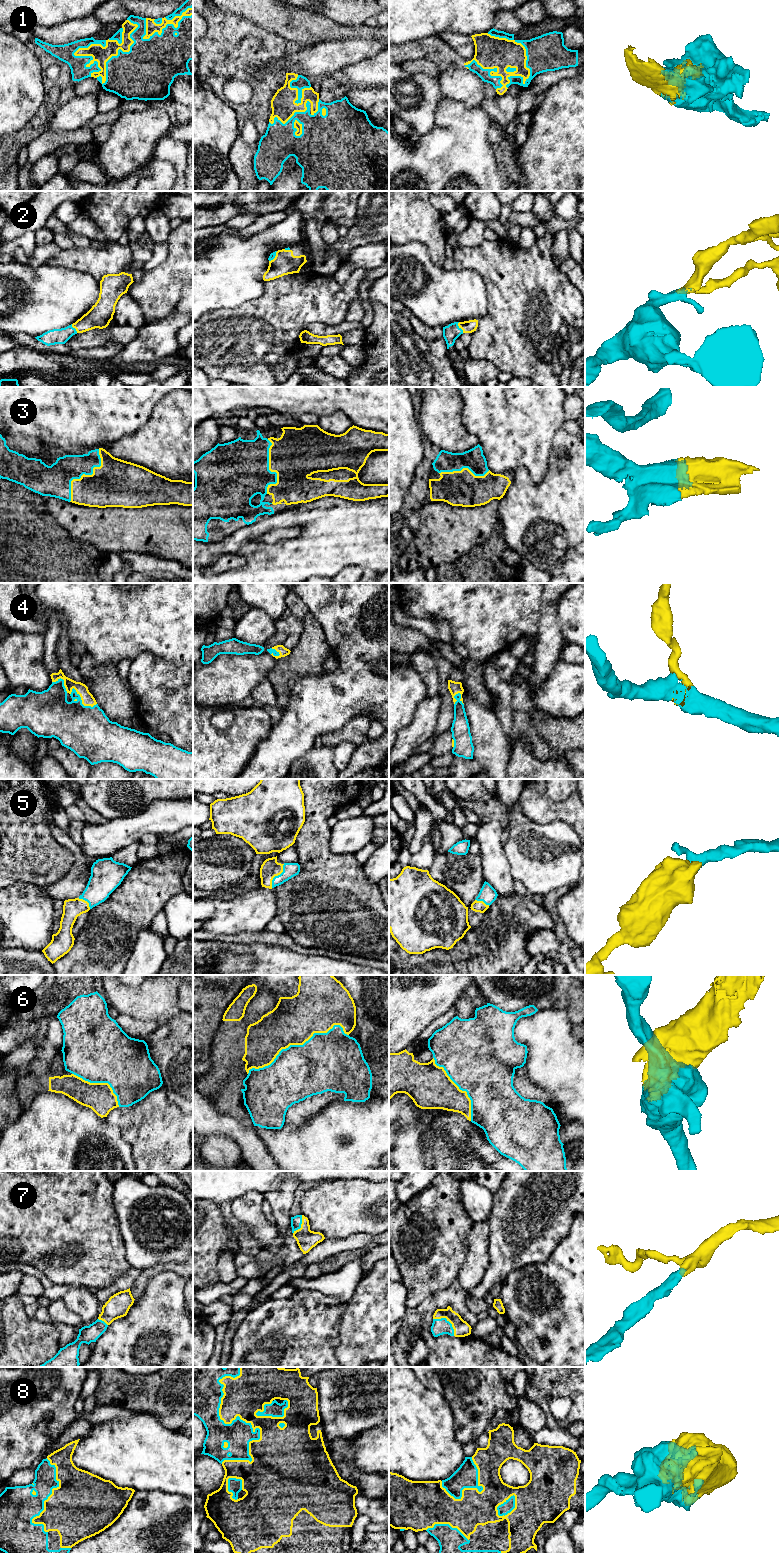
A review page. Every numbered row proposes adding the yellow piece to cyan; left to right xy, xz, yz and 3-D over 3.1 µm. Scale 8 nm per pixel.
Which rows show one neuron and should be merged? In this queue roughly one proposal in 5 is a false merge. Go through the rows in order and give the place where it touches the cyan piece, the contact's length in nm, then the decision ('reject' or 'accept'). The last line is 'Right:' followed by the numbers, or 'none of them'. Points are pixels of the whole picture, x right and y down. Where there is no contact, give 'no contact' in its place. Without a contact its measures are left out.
1: meets cyan in xy at (170, 24); contact 480 nm long; accept
2: meets cyan in yz at (460, 328); contact 100 nm long; accept
3: meets cyan in xy at (85, 474); contact 480 nm long; accept
4: meets cyan in xy at (81, 702); contact 240 nm long; accept
5: meets cyan in xz at (276, 876); contact 220 nm long; accept
6: meets cyan in xz at (297, 1045); contact 850 nm long; reject
7: meets cyan in yz at (448, 1321); contact 220 nm long; accept
8: meets cyan in xz at (240, 1419); contact 800 nm long; accept
Right: 1, 2, 3, 4, 5, 7, 8

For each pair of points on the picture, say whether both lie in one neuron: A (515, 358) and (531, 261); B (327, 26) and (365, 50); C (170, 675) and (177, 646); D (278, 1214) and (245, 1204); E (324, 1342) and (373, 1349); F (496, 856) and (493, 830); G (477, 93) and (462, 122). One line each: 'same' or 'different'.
A: same
B: different
C: different
D: different
E: different
F: same
G: different

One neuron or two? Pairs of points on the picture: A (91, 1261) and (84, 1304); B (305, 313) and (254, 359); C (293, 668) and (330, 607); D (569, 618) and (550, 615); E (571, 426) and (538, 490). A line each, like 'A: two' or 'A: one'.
A: two
B: one
C: two
D: two
E: two

